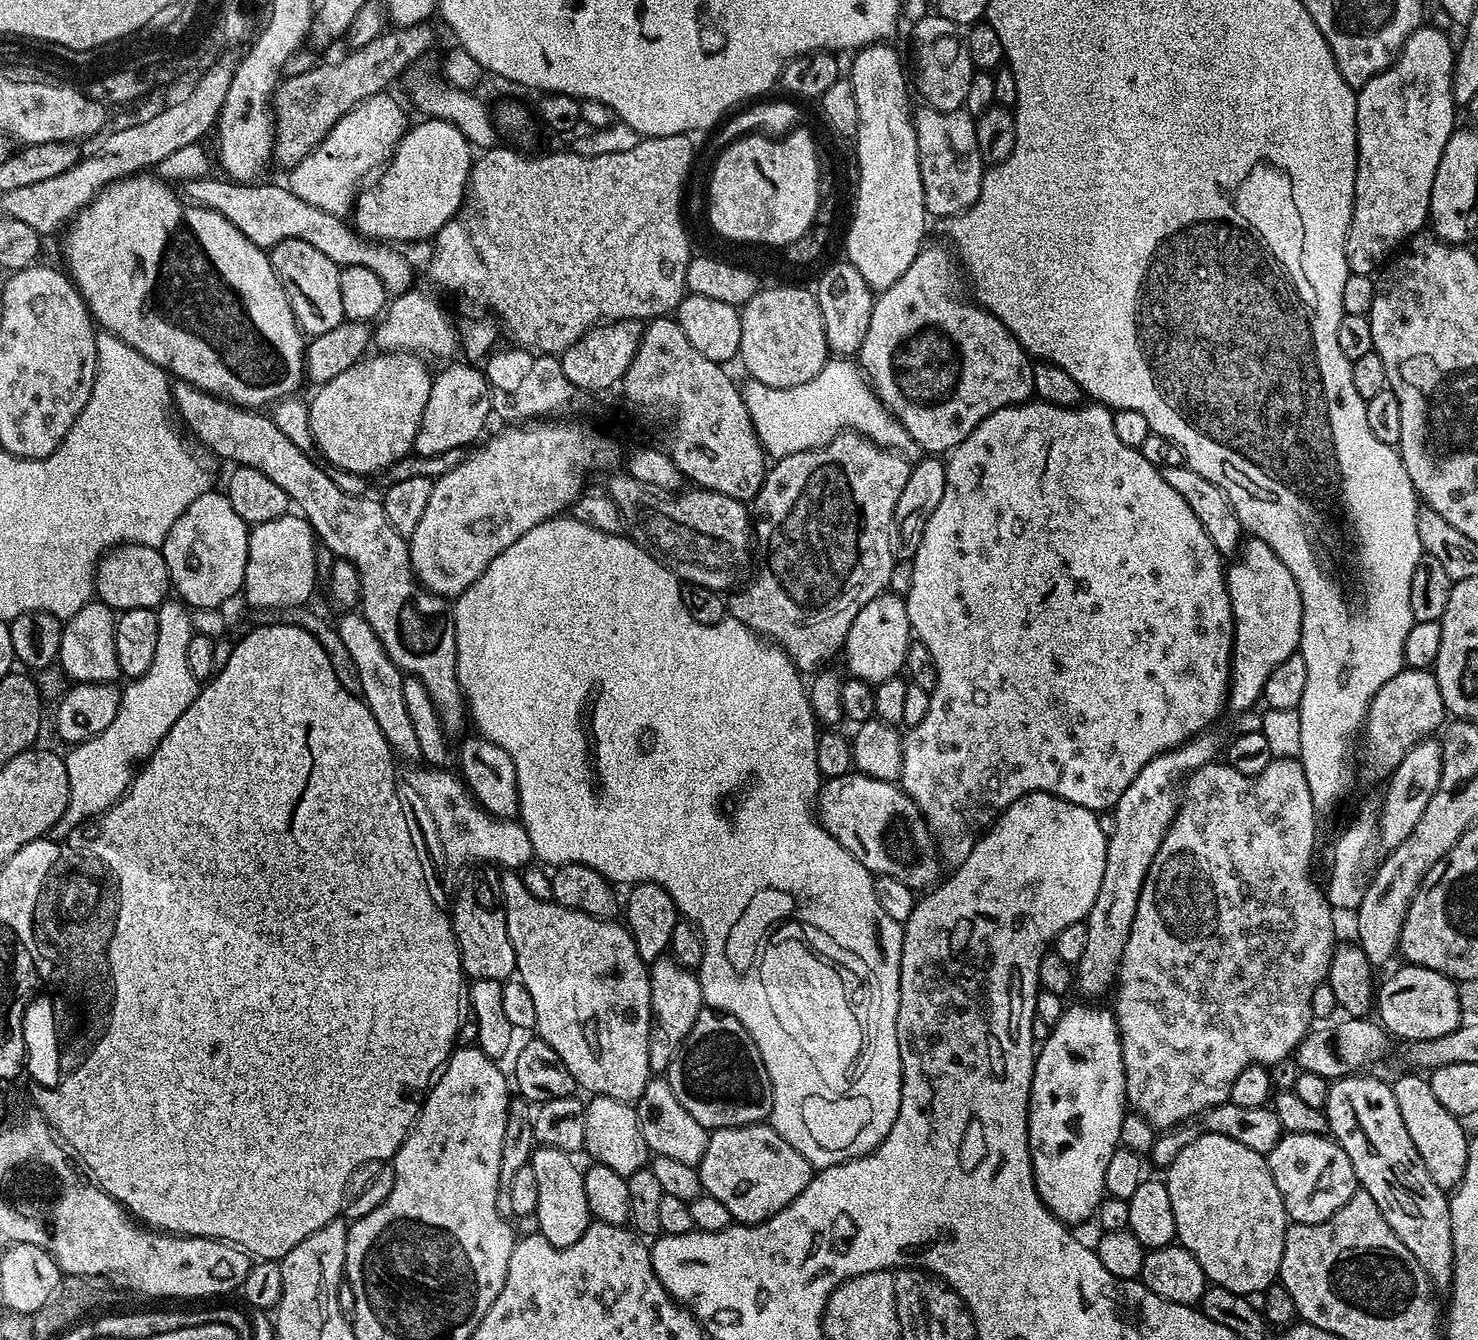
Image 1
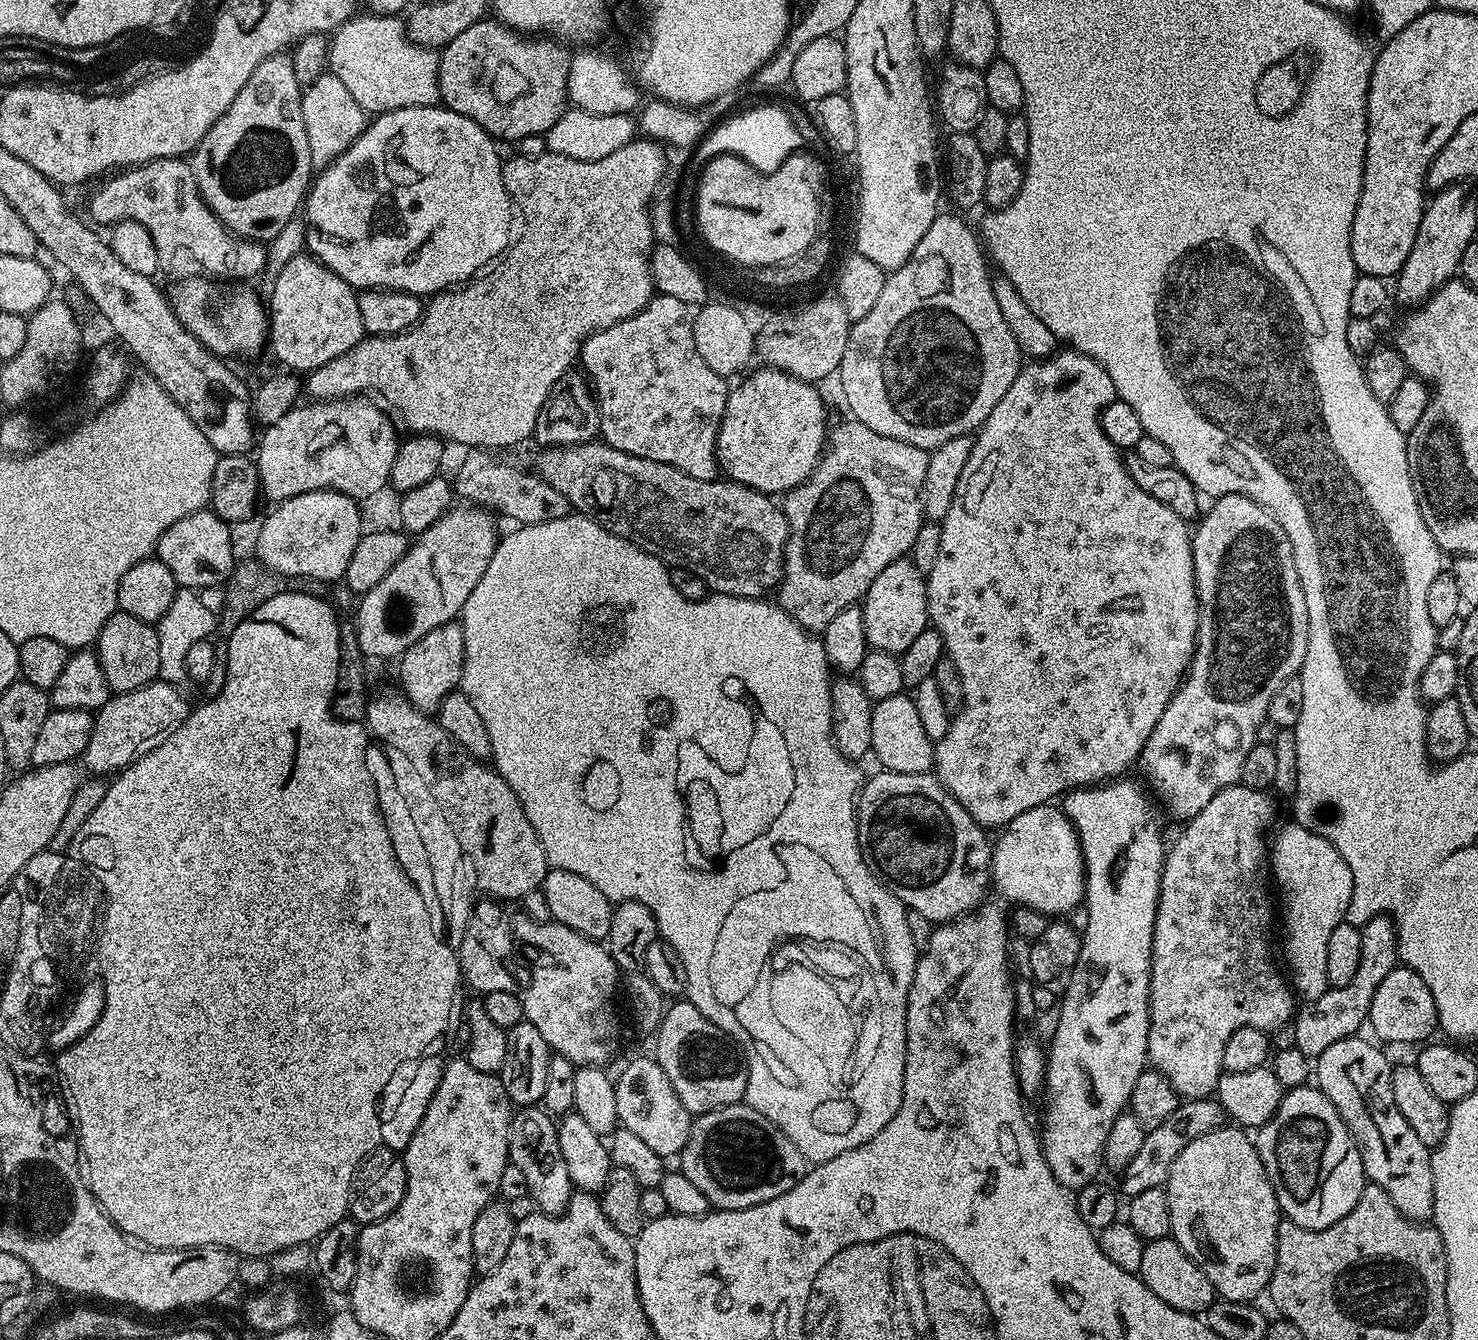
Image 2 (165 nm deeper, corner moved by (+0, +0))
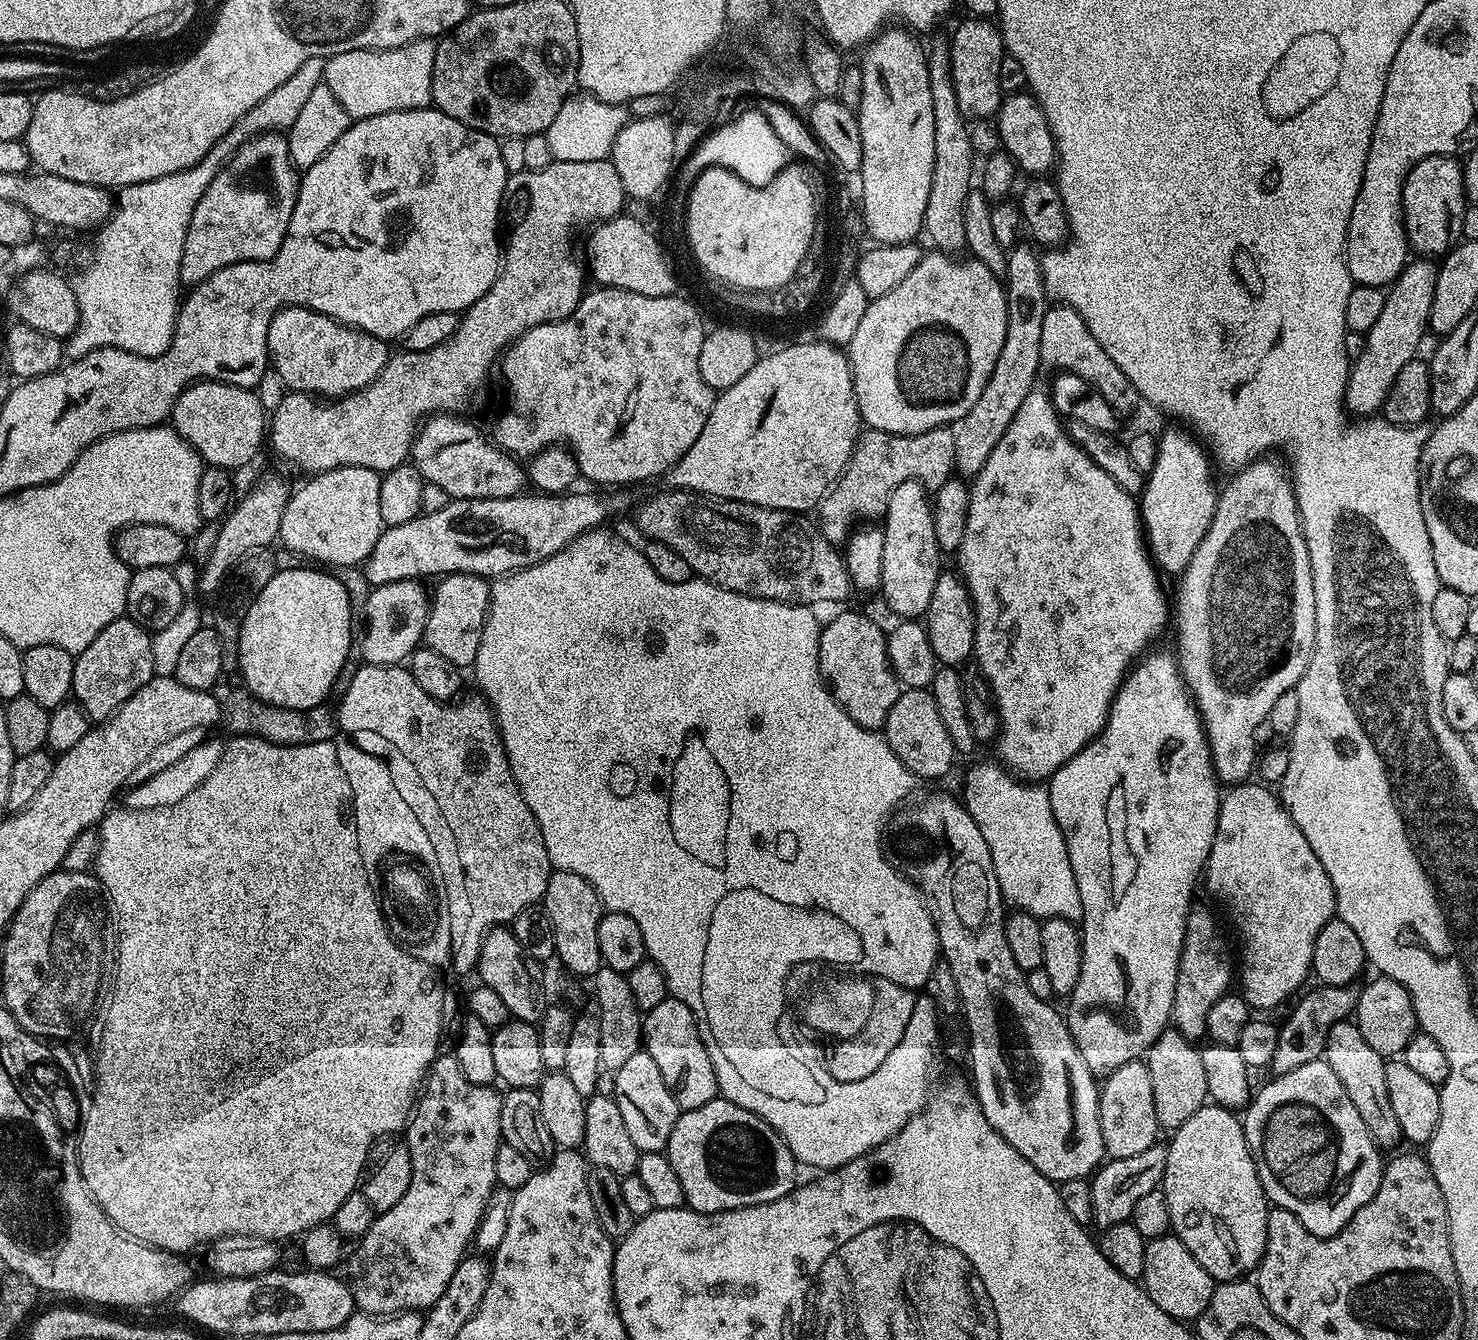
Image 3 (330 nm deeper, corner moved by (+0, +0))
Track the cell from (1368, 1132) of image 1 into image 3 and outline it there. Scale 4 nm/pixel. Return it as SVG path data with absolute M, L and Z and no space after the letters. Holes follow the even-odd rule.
M1351 1019L1330 1026L1328 1040L1324 1043L1323 1059L1327 1060L1330 1070L1338 1074L1342 1086L1346 1086L1346 1094L1350 1094L1350 1102L1354 1102L1358 1114L1362 1114L1362 1122L1370 1130L1381 1149L1392 1148L1401 1143L1402 1137L1398 1118L1394 1118L1394 1110L1390 1107L1390 1090L1386 1090L1386 1060L1362 1038L1362 1030Z

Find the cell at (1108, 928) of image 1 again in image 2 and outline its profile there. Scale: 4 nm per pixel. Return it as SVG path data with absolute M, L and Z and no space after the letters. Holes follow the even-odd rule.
M1226 494L1213 499L1211 504L1212 509L1205 514L1204 521L1202 521L1202 516L1199 523L1195 525L1197 528L1194 528L1192 532L1196 592L1200 595L1200 625L1196 631L1196 653L1192 655L1192 665L1188 667L1188 675L1184 677L1179 690L1172 696L1162 718L1158 718L1158 726L1154 726L1154 734L1150 734L1150 738L1145 742L1138 761L1139 767L1144 767L1144 776L1149 784L1147 787L1154 793L1155 799L1163 805L1166 812L1166 807L1168 807L1169 814L1177 816L1180 822L1193 820L1209 804L1210 798L1218 794L1218 790L1240 783L1242 766L1246 763L1246 754L1250 754L1250 750L1258 743L1259 736L1256 735L1259 734L1260 727L1265 727L1268 707L1274 698L1274 693L1278 690L1278 686L1282 686L1282 682L1286 682L1299 673L1308 649L1306 594L1298 578L1298 566L1294 562L1294 546L1290 546L1290 538L1286 538L1286 530L1282 530L1278 518L1274 518L1274 514L1266 511L1261 504L1242 494Z

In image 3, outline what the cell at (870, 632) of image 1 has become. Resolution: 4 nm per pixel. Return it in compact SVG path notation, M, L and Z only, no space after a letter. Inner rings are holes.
M907 480L899 484L896 489L890 494L888 499L888 508L885 510L882 517L882 527L884 530L884 537L886 538L886 551L882 553L882 582L880 583L879 591L884 592L884 600L888 603L888 608L892 612L897 612L897 617L900 618L920 618L925 615L930 606L930 594L934 594L934 586L938 582L940 573L942 571L942 565L940 565L940 559L942 559L942 553L938 546L938 538L934 538L934 518L932 517L932 502L930 499L930 493L923 483L919 480Z

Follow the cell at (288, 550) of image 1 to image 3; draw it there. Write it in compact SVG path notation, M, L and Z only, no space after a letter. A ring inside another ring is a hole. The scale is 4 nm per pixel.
M350 466L305 479L308 481L289 495L288 505L284 507L279 543L305 556L308 559L305 561L320 566L337 564L340 568L348 568L351 564L363 565L385 529L378 506L380 478L381 473L374 470Z

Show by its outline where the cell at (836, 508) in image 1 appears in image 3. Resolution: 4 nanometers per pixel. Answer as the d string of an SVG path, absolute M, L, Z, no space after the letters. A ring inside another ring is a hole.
M951 427L926 430L913 436L865 431L856 441L856 449L839 480L818 505L818 527L829 542L843 545L852 535L857 521L872 522L883 517L890 494L899 484L907 480L919 480L929 493L935 494L942 482L953 475L954 467L954 432Z

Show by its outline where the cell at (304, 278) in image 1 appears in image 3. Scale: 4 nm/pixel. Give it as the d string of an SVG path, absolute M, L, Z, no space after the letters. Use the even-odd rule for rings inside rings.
M285 306L274 314L268 331L268 355L285 389L339 398L365 388L384 367L390 355L387 340L351 328L309 308Z

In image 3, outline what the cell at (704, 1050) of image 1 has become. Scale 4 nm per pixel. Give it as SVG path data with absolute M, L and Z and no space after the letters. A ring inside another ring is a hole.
M675 998L663 1000L643 1017L643 1047L654 1058L658 1071L670 1086L674 1102L683 1111L706 1106L718 1096L720 1087L714 1072L714 1062L710 1062L707 1046L696 1025L696 1015L686 1006L686 1002Z

